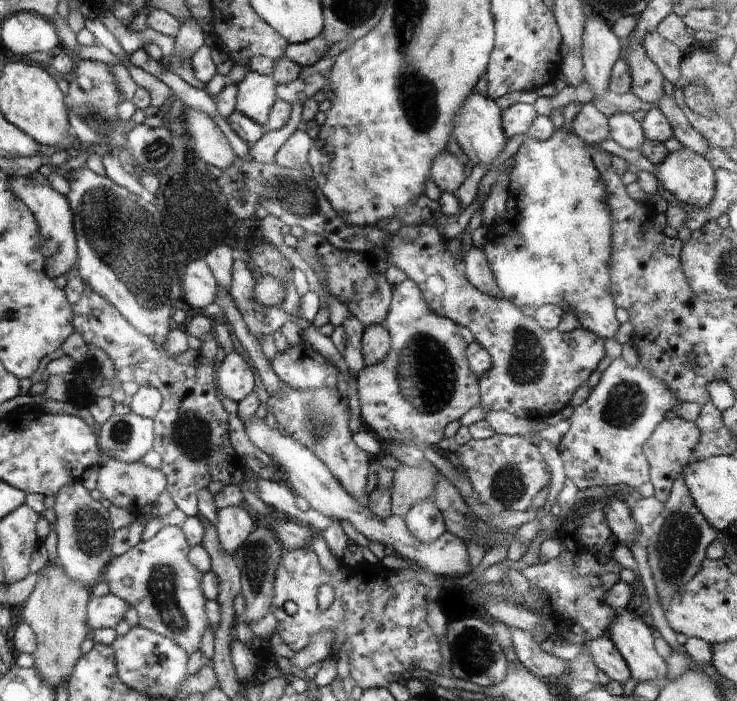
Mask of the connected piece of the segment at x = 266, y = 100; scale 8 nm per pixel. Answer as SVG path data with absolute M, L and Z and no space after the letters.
M249 71L237 84L236 111L244 113L244 116L251 117L253 121L266 128L271 108L278 98L276 96L277 84L272 75L264 76Z

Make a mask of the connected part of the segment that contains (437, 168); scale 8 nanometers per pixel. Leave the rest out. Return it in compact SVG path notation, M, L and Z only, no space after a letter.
M446 151L436 156L432 162L431 178L441 192L454 193L467 177L462 162L454 154Z

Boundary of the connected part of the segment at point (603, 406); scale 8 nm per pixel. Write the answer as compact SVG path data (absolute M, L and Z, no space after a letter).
M622 357L611 362L602 372L598 384L588 390L588 393L586 400L574 407L572 415L567 419L570 428L560 441L559 454L564 464L565 476L572 478L578 489L614 486L614 484L625 484L637 489L650 479L650 462L642 451L644 443L648 442L656 426L665 419L665 414L679 403L678 398L662 378L654 376L650 370L639 364L636 366L628 364Z

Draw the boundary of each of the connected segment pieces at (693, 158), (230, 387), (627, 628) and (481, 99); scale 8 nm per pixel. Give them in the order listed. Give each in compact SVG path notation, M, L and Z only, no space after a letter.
M682 147L680 150L671 152L666 156L662 164L656 166L654 174L658 182L662 183L665 191L678 199L682 204L697 205L700 208L706 208L714 202L716 193L715 168L707 157L700 156L692 150Z
M236 351L225 354L217 371L220 392L231 400L240 402L254 390L254 372Z
M626 609L618 610L608 632L627 661L634 680L662 682L668 676L667 661L656 652L652 632L640 618Z
M473 91L466 103L462 104L454 120L454 136L472 164L484 164L490 169L492 162L506 146L507 135L503 129L503 111L491 97Z

